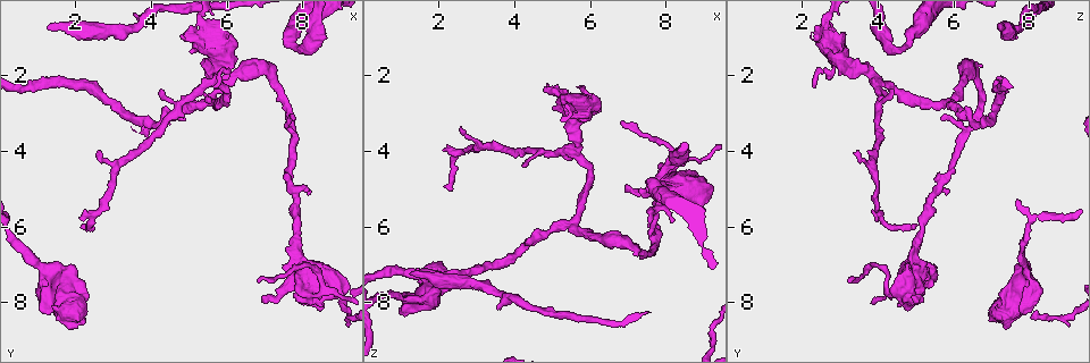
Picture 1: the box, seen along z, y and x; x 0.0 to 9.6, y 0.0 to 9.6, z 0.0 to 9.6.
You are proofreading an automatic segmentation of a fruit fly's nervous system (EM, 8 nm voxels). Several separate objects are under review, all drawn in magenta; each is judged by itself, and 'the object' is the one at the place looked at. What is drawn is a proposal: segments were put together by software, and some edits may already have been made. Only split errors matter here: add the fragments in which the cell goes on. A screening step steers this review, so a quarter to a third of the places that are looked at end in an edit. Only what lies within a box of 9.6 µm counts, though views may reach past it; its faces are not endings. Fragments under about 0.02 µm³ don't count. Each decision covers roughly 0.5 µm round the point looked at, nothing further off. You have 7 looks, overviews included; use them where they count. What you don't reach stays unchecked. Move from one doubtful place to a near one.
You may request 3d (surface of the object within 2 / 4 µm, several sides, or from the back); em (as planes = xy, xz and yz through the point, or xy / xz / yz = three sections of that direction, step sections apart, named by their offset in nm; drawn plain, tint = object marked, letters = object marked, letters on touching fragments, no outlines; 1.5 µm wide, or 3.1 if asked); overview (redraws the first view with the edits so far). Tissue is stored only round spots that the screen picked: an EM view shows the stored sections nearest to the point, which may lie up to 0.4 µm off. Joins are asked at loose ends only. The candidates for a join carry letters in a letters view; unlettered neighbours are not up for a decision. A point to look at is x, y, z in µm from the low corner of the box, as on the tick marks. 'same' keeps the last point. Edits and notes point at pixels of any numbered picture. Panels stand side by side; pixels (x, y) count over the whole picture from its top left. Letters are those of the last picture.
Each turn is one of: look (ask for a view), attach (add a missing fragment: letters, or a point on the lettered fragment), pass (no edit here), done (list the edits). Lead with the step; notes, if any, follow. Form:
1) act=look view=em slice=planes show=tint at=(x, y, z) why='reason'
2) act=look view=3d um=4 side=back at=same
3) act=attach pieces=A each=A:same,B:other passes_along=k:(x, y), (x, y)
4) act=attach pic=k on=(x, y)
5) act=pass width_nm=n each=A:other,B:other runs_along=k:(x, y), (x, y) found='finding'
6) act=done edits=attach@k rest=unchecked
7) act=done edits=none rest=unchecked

act=look view=em slice=xy step=4 show=plain at=(8.05, 8.00, 4.95) why='free end'

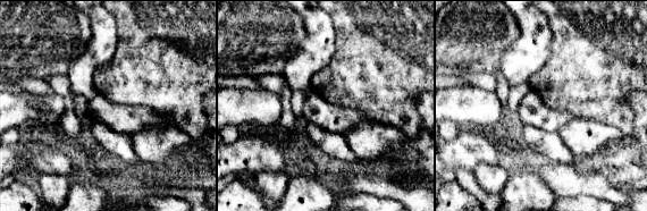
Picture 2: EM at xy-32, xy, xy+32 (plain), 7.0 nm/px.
act=look view=em slice=xy step=4 show=letters at=same why='see the neighbours'

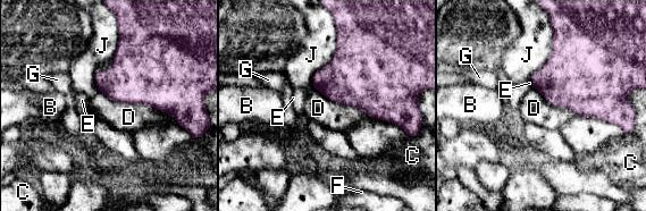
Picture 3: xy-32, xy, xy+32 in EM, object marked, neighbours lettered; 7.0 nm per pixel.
act=pass each=B:other,C:other,D:other,E:other,F:other,G:other,J:other border=3:(100, 91), (178, 124) found='no lettered fragment goes on from it'

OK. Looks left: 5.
act=look view=3d um=2 at=(7.80, 3.15, 5.65) why='an open end'

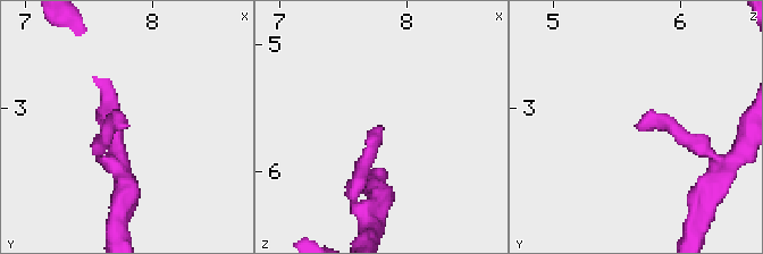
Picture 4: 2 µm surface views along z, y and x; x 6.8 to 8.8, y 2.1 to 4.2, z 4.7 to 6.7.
act=look view=em slice=xz step=8 show=tint at=(7.82, 3.16, 5.62)

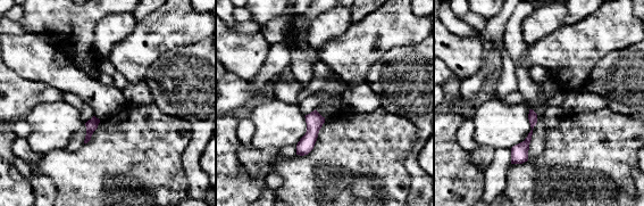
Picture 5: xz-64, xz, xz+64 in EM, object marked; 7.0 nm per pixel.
act=look view=em slice=planes show=letters at=same why='another direction'

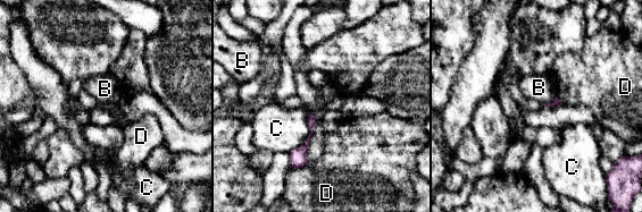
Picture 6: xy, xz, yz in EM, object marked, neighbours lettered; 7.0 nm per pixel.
act=pass each=B:other,C:other,D:other border=6:(555, 96), (551, 101), (543, 104) found='none of them fits'

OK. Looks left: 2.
act=look view=3d um=2 side=back at=(2.55, 4.05, 3.45) why='free end'

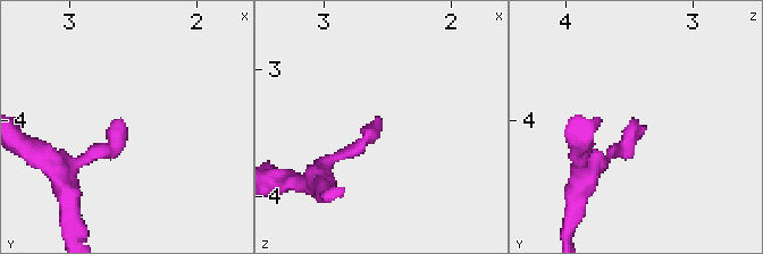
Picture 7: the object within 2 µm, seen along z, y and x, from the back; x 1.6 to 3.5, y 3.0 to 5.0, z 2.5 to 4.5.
act=look view=em slice=planes show=letters at=(2.56, 4.02, 3.42)

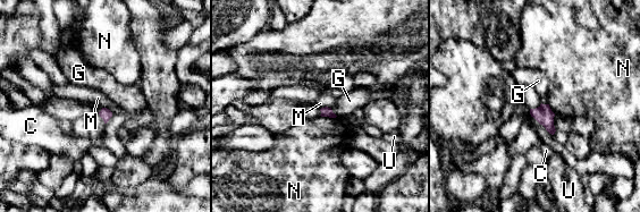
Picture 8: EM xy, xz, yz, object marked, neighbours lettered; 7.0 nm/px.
act=pass each=C:other,G:other,M:other,N:other,U:other border=8:(102, 107), (106, 107), (112, 115) found='none of them fits'

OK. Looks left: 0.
act=done edits=none rest=unchecked

